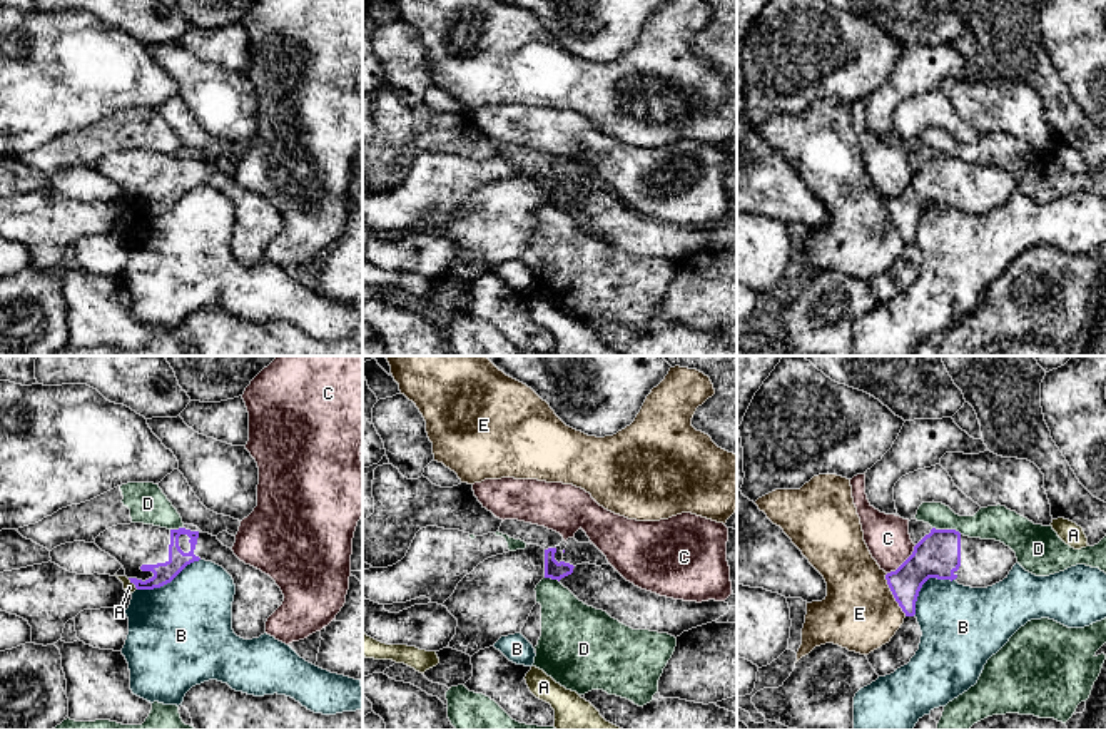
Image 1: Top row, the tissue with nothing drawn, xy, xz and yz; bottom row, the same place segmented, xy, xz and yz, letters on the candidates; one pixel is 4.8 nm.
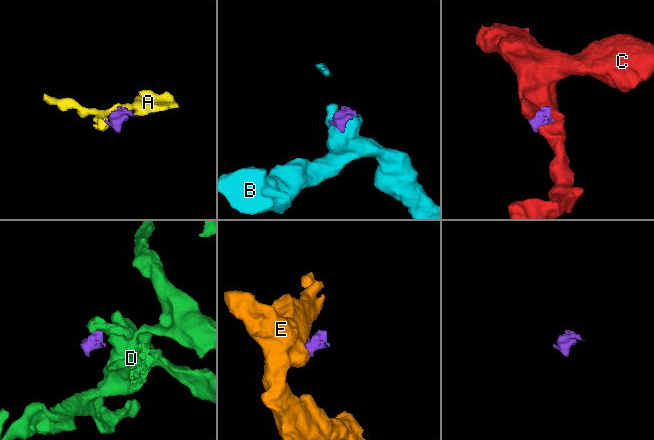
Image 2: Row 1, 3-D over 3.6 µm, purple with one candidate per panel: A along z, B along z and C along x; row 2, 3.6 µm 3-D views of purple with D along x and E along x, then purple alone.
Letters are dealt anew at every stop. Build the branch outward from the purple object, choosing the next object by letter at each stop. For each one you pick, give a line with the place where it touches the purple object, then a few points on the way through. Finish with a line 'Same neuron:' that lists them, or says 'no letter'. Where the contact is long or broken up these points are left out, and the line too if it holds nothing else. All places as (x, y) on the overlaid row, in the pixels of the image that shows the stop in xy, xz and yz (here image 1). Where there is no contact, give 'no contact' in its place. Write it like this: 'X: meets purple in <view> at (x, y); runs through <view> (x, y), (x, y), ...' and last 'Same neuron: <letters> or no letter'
Same neuron: no letter

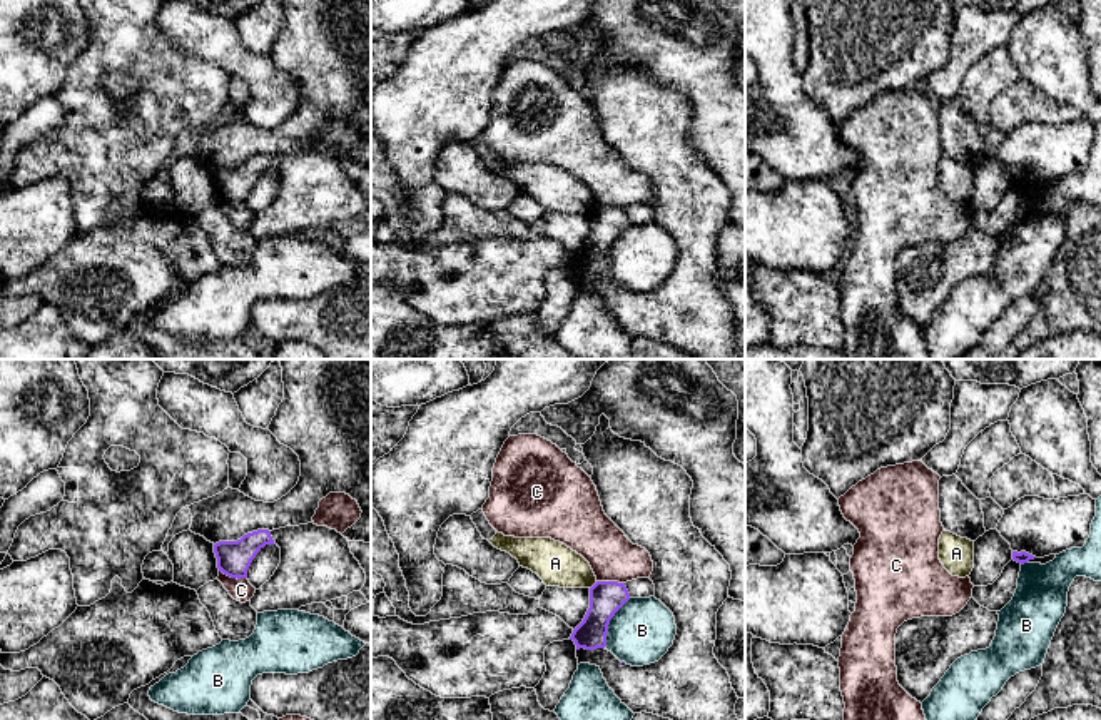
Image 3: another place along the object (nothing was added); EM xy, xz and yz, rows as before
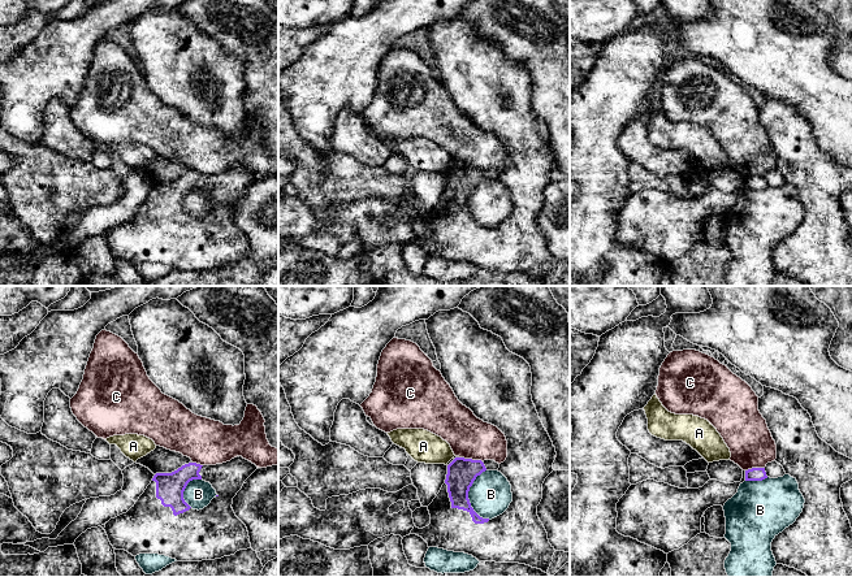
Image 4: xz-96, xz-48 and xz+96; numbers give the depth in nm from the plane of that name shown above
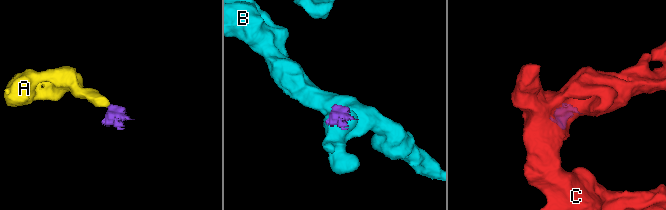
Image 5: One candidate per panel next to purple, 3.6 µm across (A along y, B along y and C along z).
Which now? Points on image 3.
Same neuron: no letter

